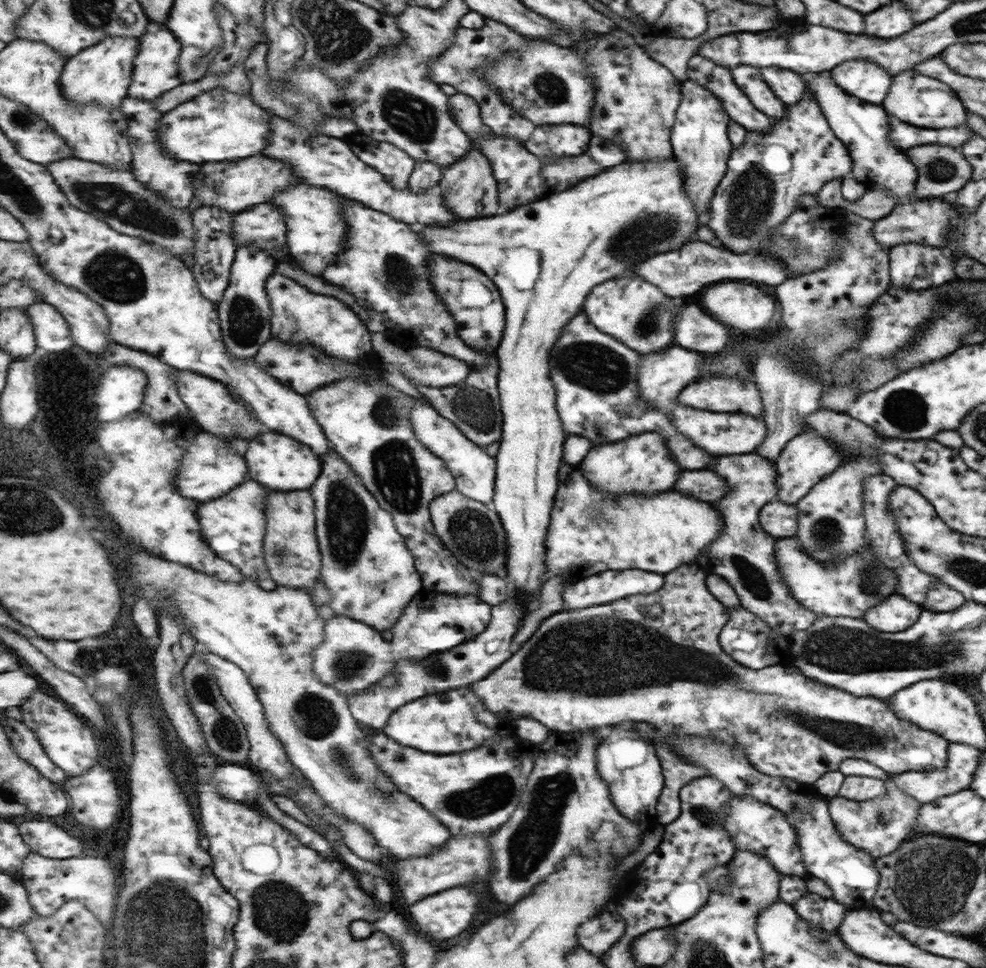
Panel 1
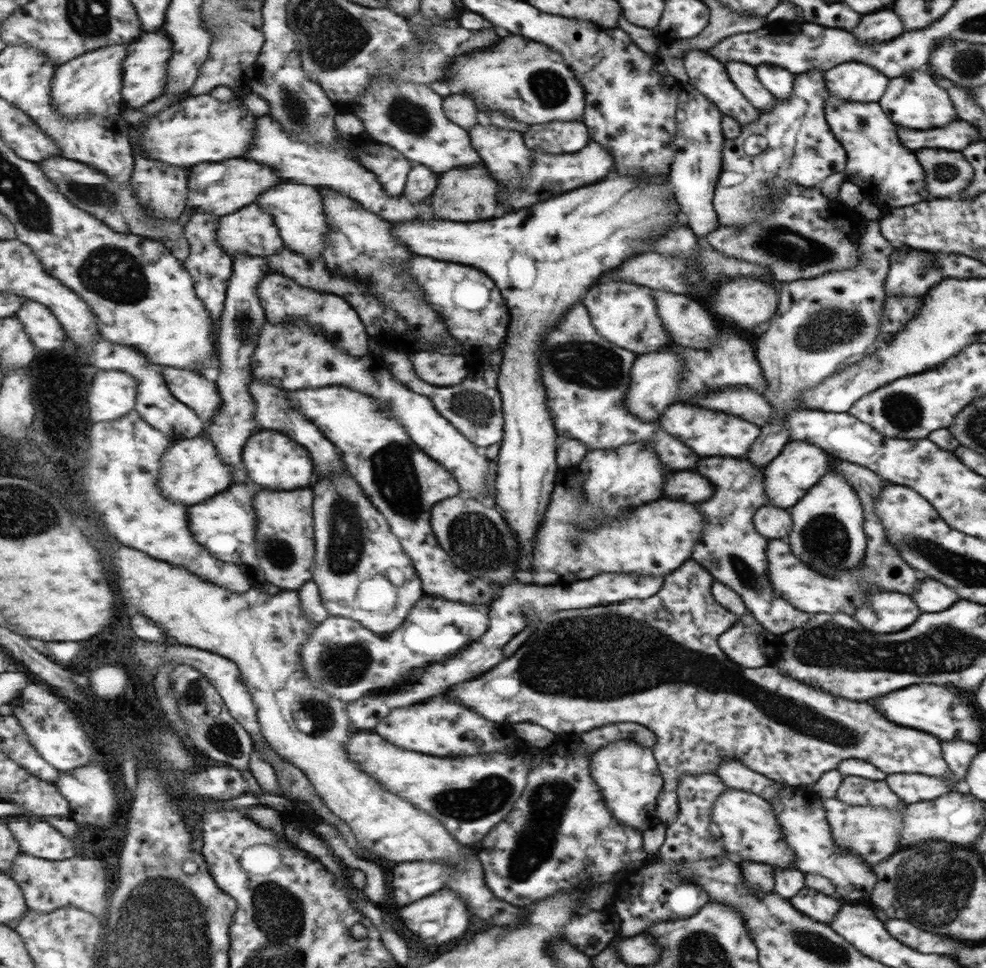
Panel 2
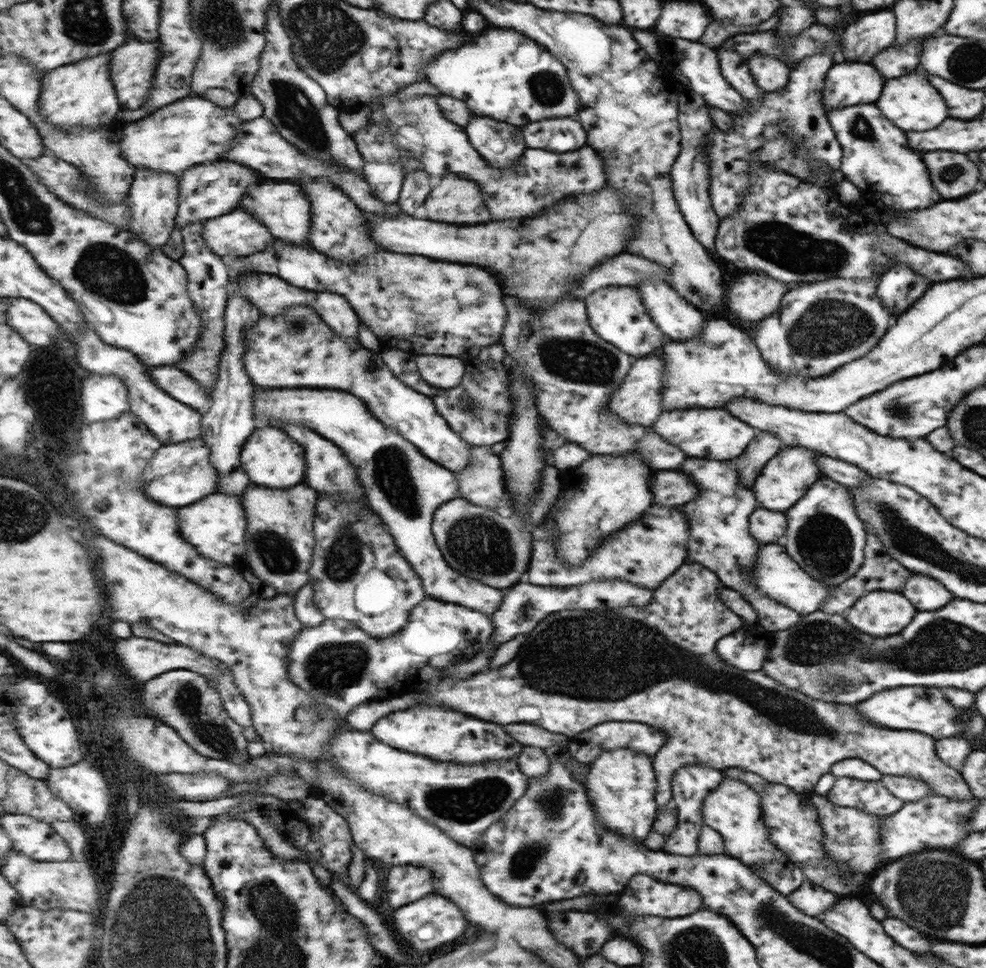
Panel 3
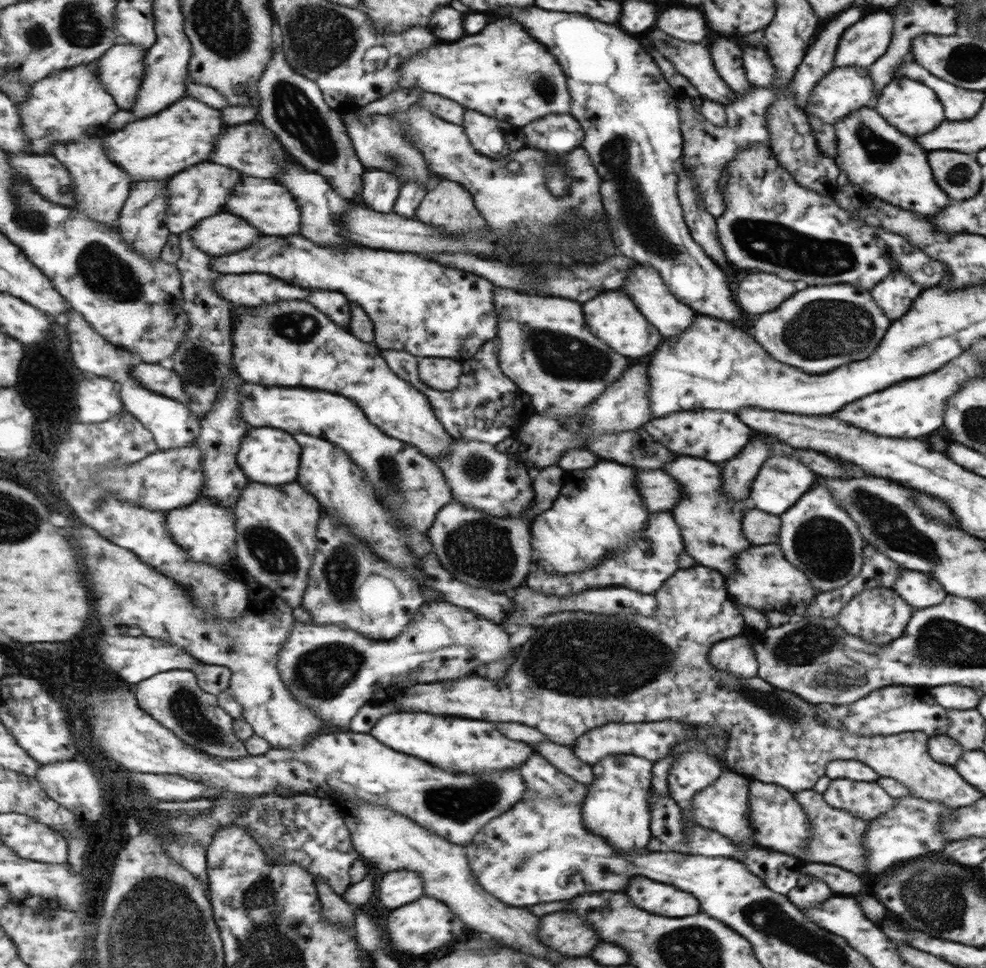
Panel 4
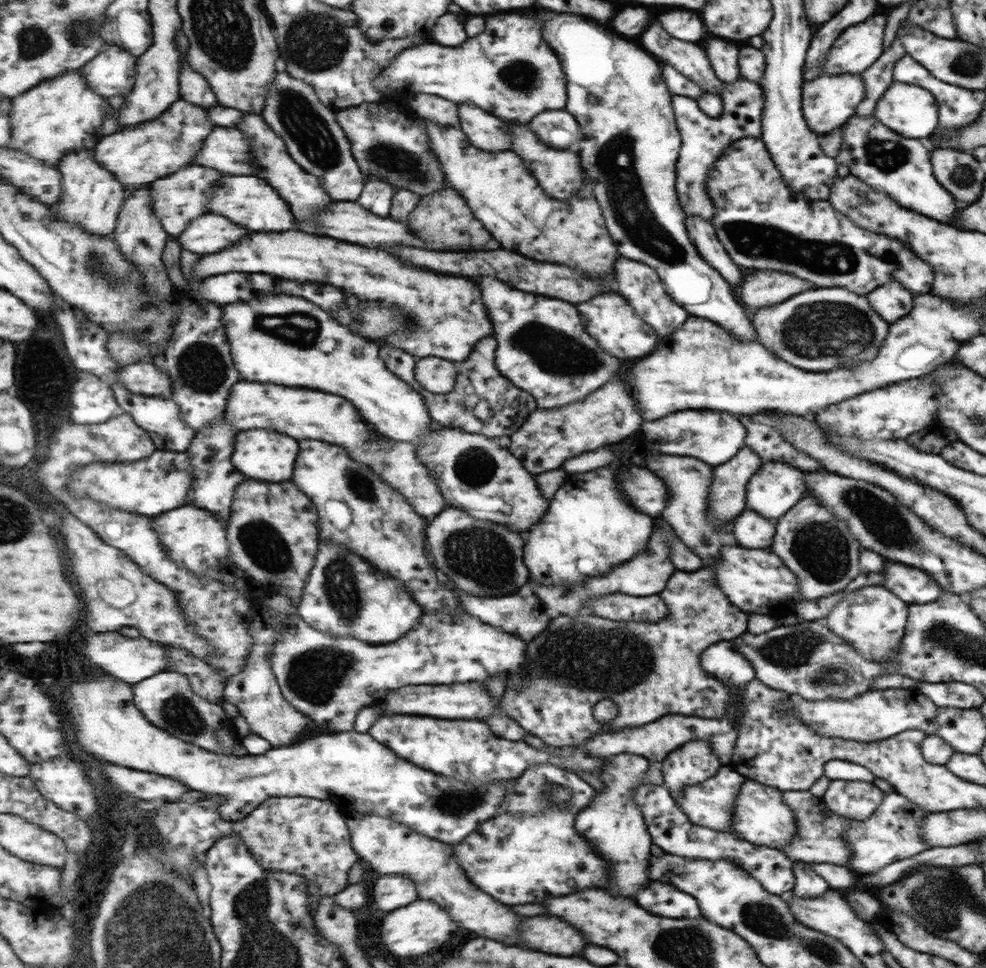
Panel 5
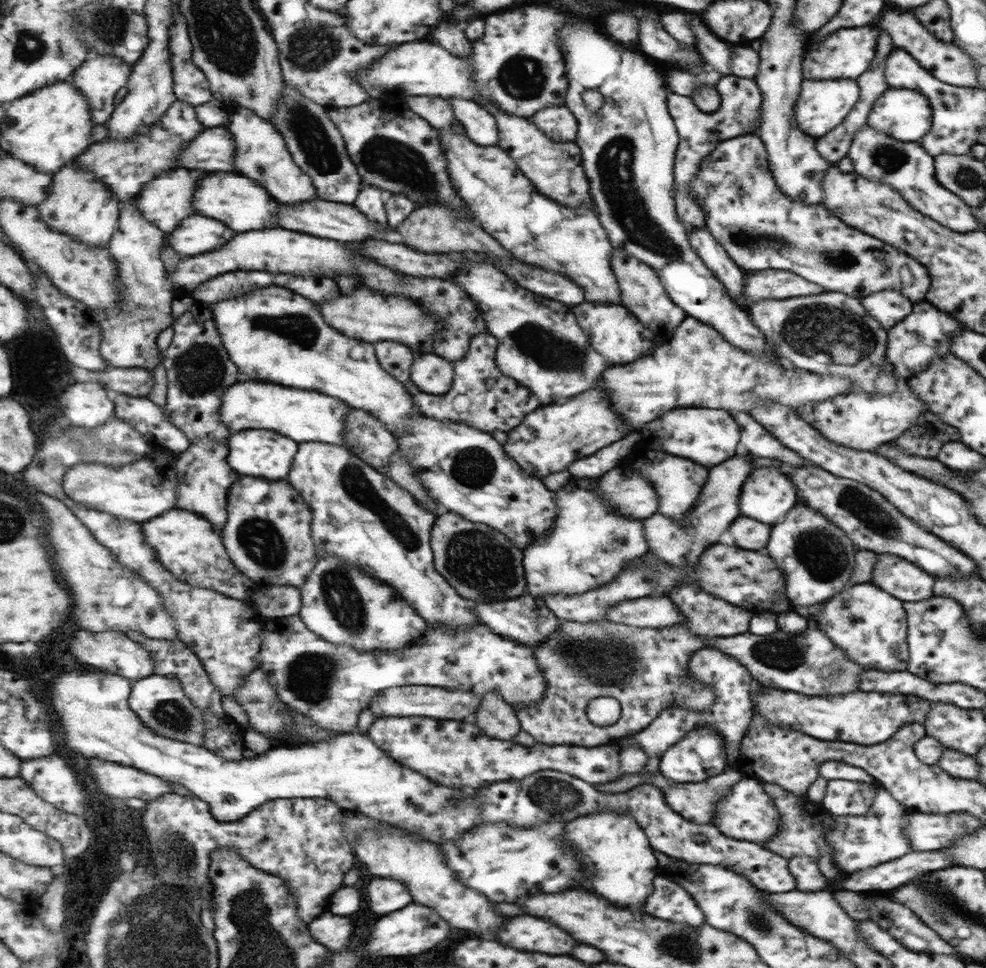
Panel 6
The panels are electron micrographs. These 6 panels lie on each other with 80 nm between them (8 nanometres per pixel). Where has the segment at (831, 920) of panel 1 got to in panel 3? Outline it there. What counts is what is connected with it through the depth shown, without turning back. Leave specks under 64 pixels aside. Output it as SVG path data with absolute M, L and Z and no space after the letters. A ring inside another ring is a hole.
M804 881L791 894L787 896L790 904L795 909L799 909L807 916L815 917L824 913L825 910L833 908L835 904L835 894L827 892L827 889L821 888L819 885Z

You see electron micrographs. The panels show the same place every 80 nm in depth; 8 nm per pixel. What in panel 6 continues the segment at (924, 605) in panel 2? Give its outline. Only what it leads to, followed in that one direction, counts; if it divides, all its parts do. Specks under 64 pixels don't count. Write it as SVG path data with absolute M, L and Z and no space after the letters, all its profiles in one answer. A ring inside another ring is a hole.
M878 554L871 574L873 585L903 602L917 602L934 596L933 578L922 568L898 556Z

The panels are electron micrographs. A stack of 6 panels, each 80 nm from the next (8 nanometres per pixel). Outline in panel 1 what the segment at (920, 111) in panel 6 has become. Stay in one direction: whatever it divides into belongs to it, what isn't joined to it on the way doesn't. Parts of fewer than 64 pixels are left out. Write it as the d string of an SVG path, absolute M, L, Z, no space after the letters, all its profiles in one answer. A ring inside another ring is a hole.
M913 69L901 71L893 77L893 83L886 92L886 98L882 100L882 106L890 116L897 120L903 120L911 126L919 128L955 128L965 124L965 110L961 98L955 96L953 90L949 90L943 82L934 77L915 74Z

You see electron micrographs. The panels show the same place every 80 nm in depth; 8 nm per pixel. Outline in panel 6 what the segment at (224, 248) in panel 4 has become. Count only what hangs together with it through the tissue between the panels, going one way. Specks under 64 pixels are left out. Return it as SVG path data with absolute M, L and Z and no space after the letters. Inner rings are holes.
M189 216L179 232L171 232L167 244L179 254L203 254L211 252L229 242L237 232L227 228L223 222L207 216Z

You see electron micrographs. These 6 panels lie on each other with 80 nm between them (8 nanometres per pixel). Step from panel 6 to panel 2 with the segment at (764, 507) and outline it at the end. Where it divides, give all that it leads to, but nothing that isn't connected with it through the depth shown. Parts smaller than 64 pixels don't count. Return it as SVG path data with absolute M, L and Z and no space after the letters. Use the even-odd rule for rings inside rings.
M795 440L789 442L787 448L775 457L775 460L764 465L767 470L765 476L766 504L777 508L793 507L827 471L833 468L833 457L818 445L811 444L807 440Z

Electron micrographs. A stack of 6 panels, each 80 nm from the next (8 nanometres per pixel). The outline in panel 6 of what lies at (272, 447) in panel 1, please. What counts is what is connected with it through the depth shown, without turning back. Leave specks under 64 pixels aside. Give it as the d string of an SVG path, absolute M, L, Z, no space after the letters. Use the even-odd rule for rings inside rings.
M247 430L247 432L237 432L231 438L231 466L247 476L257 476L257 478L271 478L271 480L281 480L287 478L295 454L299 450L299 444L287 436L281 436L279 432L273 430Z

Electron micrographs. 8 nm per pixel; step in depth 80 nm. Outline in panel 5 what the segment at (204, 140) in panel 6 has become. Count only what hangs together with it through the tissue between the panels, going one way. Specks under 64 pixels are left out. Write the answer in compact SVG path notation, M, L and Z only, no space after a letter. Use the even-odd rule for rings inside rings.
M216 126L194 162L235 176L253 176L249 144L248 138L236 126Z

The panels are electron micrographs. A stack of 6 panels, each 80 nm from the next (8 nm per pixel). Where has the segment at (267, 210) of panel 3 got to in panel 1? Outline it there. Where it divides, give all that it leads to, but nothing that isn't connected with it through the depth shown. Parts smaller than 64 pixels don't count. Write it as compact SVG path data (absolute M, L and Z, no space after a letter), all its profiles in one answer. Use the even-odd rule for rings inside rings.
M309 184L287 188L287 192L279 192L271 200L281 208L285 220L287 220L287 242L291 254L305 266L305 270L313 272L315 276L323 277L323 270L329 266L331 260L337 258L339 252L348 247L348 226L341 218L341 204L343 196L335 194L333 190L315 188Z

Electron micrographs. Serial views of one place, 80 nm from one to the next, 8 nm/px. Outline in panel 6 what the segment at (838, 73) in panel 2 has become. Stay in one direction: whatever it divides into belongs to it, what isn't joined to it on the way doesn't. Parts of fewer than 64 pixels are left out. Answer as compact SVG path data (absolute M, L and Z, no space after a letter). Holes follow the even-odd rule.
M804 79L800 88L799 96L795 102L794 116L797 125L807 136L819 138L829 134L831 130L845 120L854 104L859 100L859 85L853 79L838 80L813 80Z

